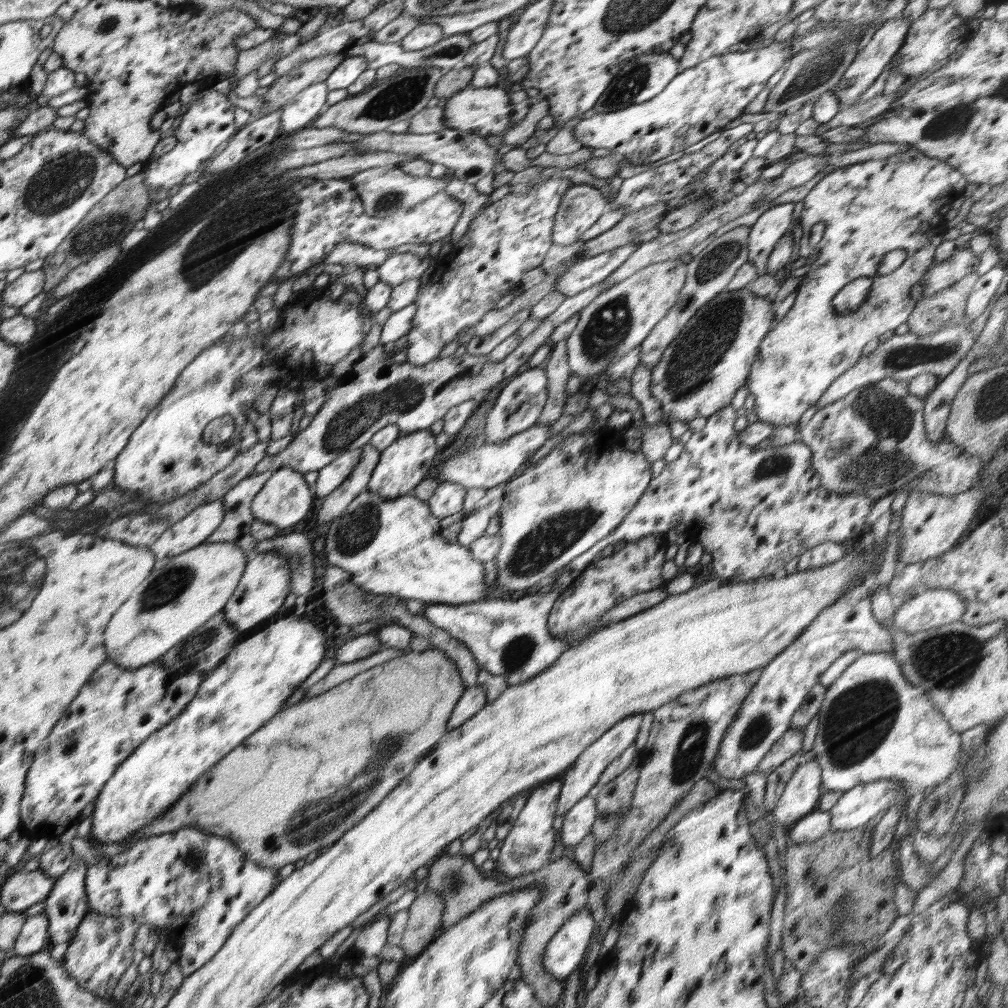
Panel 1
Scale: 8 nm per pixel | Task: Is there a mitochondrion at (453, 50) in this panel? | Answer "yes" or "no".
yes

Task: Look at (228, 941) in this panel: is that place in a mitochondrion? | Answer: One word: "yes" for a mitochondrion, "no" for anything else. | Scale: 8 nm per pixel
no

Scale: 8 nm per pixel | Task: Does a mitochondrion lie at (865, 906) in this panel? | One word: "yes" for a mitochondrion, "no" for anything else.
yes

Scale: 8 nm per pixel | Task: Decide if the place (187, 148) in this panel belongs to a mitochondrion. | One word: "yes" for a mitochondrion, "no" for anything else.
no

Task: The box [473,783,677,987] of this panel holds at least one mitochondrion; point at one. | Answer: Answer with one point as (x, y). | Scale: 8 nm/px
(609, 817)

